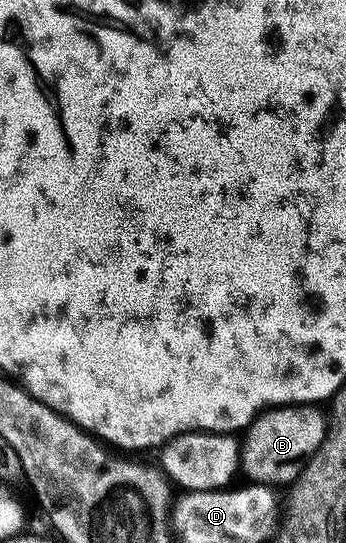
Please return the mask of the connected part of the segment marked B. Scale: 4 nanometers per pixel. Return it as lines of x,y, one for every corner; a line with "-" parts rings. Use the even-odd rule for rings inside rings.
295,404
293,406
275,406
267,408
246,427
241,435
240,444
242,447
242,460
240,470
243,475
247,474
251,483
265,482
277,484
276,482
293,483
294,479
304,468
307,460
320,448
320,444
326,435
328,425
328,414
318,404

